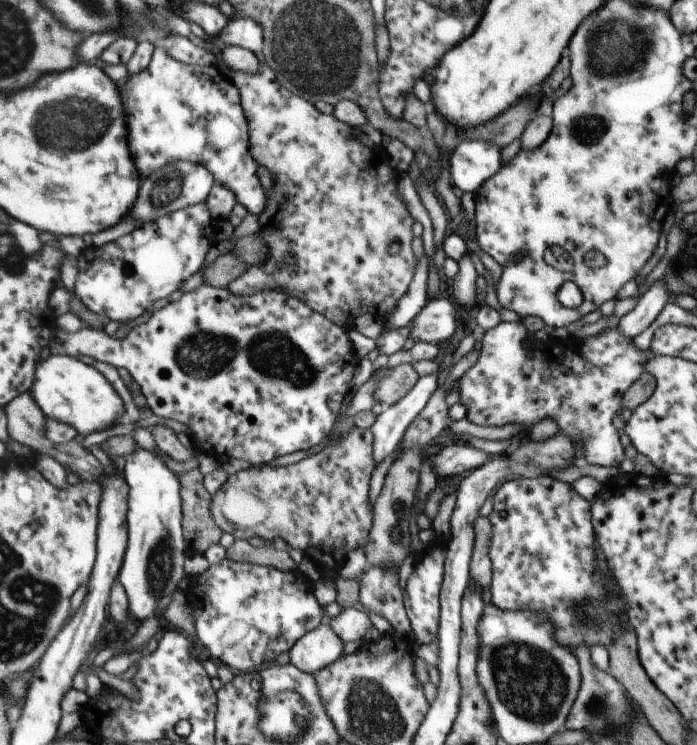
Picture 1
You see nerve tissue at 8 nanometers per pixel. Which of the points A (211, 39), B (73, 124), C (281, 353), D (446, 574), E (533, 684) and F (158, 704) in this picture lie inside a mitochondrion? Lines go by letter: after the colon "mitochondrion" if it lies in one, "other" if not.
A: other
B: mitochondrion
C: mitochondrion
D: other
E: mitochondrion
F: other

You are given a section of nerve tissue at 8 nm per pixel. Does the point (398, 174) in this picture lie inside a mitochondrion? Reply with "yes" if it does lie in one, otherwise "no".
no

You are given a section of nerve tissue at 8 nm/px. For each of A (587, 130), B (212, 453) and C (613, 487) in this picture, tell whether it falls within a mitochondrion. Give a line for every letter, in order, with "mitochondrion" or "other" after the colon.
A: mitochondrion
B: other
C: other

